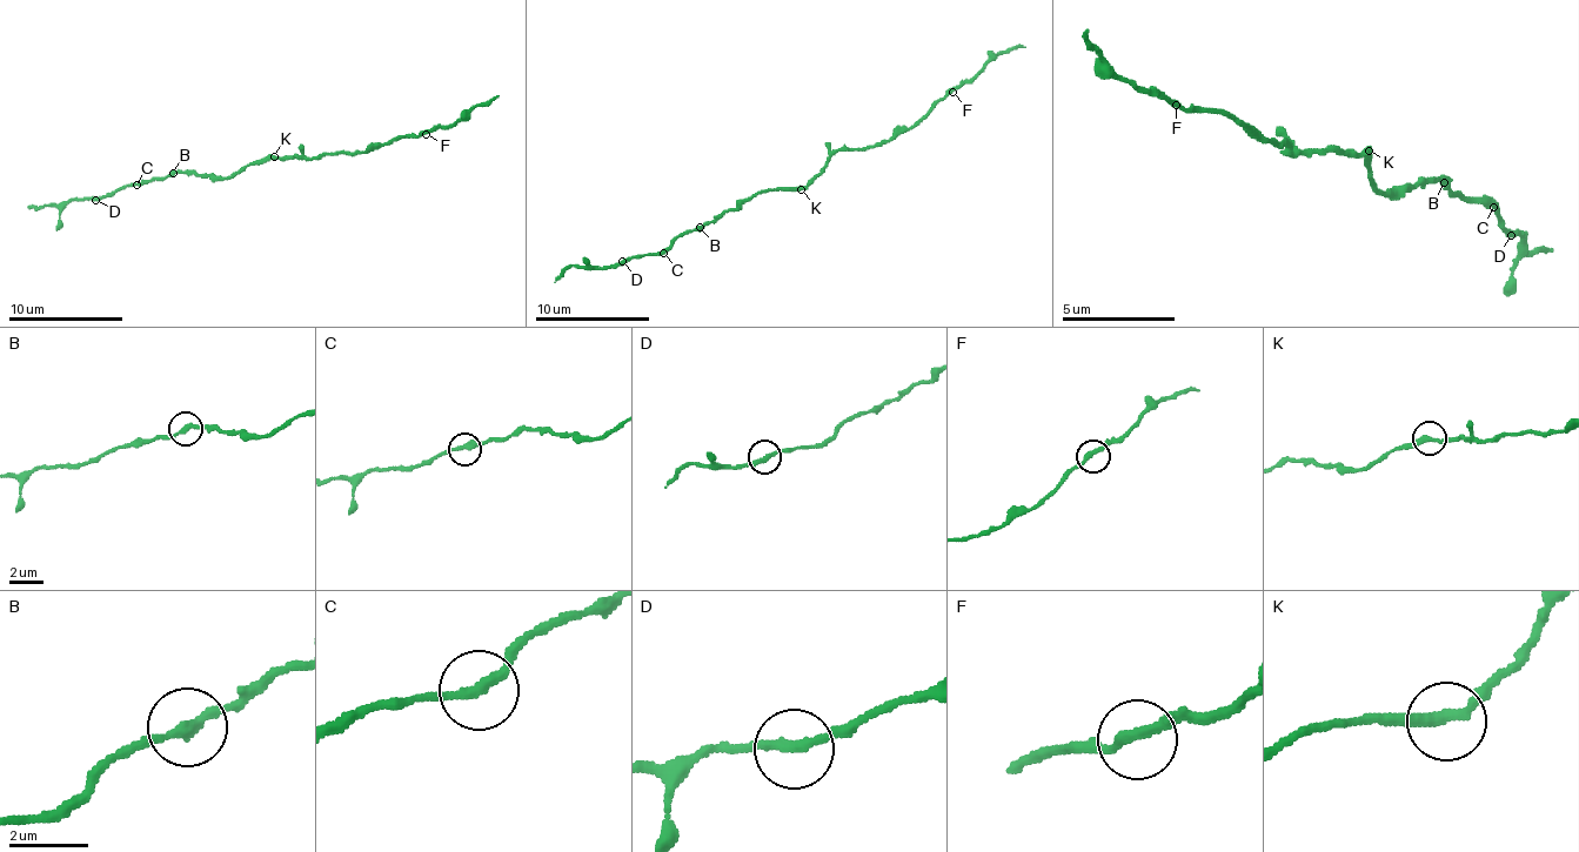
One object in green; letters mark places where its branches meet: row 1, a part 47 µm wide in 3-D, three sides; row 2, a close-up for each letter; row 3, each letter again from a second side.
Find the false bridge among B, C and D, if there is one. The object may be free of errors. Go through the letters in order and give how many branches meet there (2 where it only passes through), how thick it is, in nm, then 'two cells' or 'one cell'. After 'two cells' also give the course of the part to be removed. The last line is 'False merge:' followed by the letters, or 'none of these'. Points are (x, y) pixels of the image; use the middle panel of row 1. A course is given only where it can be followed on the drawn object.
B: 2 | 240 nm | one cell
C: 2 | 260 nm | one cell
D: 2 | 240 nm | one cell
False merge: none of these

